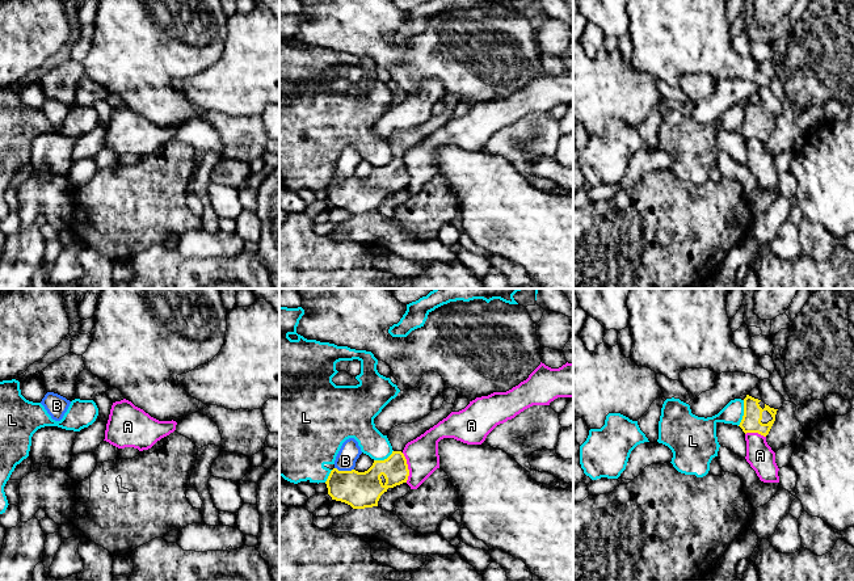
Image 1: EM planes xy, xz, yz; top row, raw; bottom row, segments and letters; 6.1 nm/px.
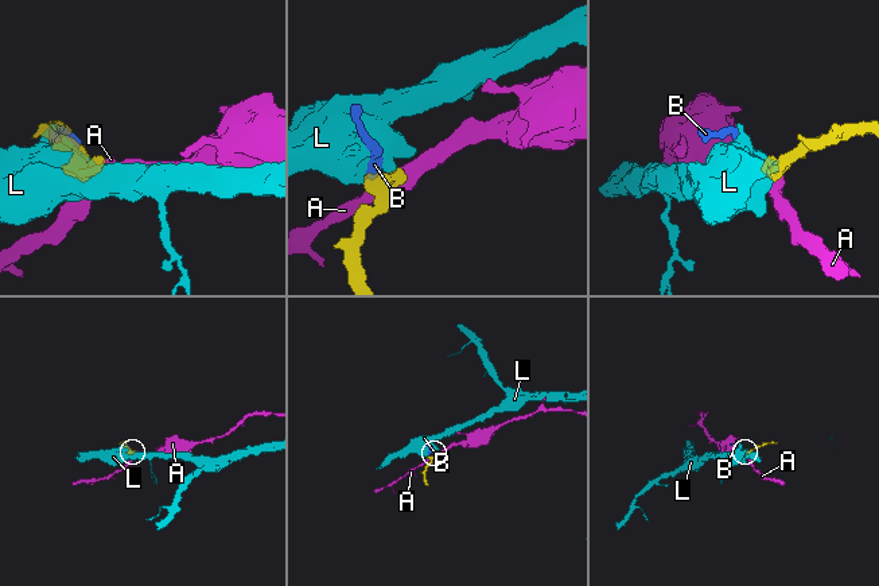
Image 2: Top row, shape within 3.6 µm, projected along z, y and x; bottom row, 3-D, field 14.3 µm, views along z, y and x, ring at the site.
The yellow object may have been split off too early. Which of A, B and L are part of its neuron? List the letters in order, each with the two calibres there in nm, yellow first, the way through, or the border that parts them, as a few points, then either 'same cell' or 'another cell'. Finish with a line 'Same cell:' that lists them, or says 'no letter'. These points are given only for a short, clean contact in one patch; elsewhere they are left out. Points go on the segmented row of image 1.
A: calibres 160 and 200 nm; border xz (402, 453), (408, 470), (407, 481); another cell
B: calibres 220 and 130 nm; border xz (335, 467), (339, 470), (353, 470); another cell
L: calibres 120 and 130 nm; another cell
Same cell: no letter

